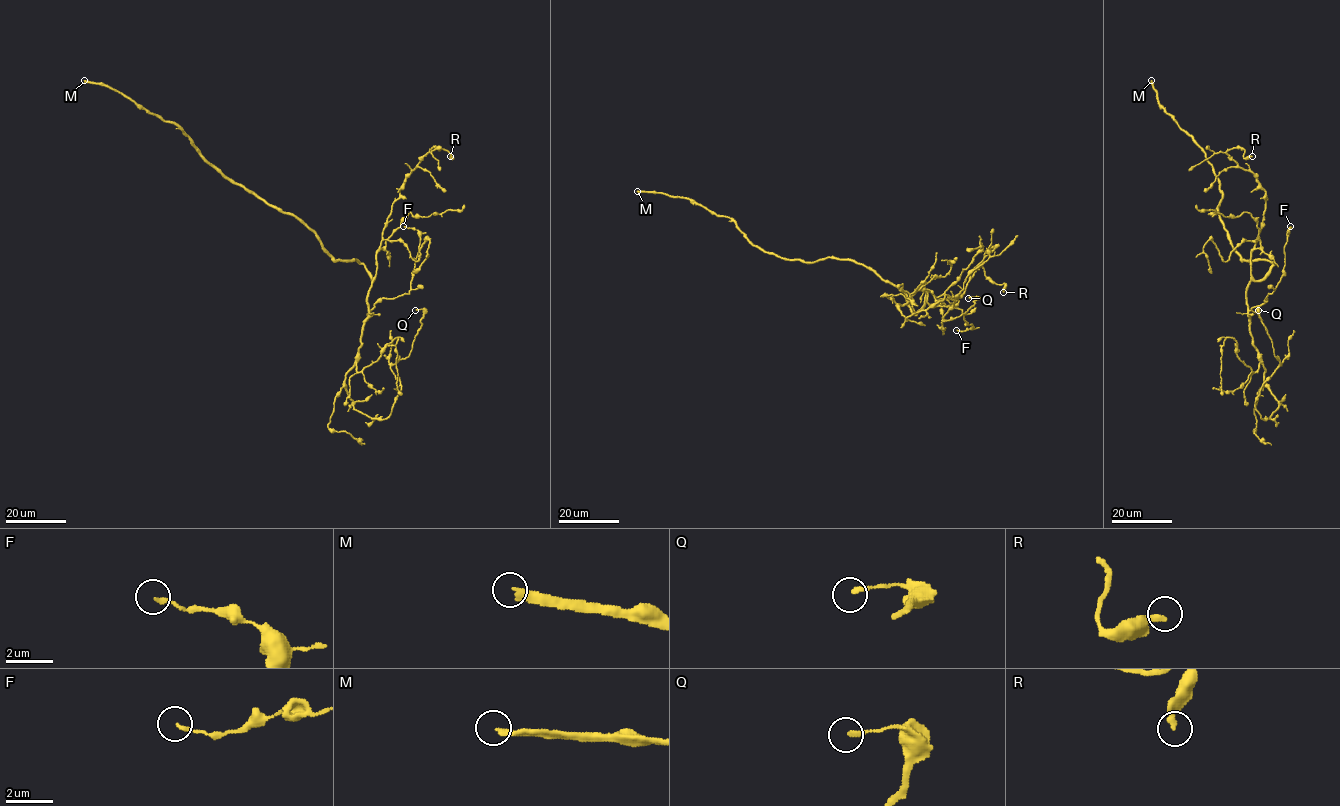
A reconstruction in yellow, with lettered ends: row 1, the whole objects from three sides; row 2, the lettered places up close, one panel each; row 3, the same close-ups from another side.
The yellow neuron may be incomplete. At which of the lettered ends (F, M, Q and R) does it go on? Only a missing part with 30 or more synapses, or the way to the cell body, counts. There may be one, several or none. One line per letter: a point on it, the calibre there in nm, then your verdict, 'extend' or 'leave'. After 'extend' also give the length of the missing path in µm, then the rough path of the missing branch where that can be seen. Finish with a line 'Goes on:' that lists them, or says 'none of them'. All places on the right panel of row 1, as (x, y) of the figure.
F: at (1290, 226); 140 nm thick; leave
M: at (1151, 80); 280 nm thick; extend; about 160 µm are missing; missing branch runs (1151, 80), (1176, 108), (1197, 165), (1211, 181), (1231, 189), (1242, 207), (1249, 207), (1265, 223), (1290, 287)
Q: at (1258, 310); 170 nm thick; leave
R: at (1252, 156); 300 nm thick; leave
Goes on: M

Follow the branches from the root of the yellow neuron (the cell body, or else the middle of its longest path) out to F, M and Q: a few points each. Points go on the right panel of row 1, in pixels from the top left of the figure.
F: (1270, 262), (1270, 270), (1248, 286), (1249, 310), (1260, 306), (1280, 280), (1290, 226)
M: (1270, 262), (1241, 260), (1232, 246), (1218, 211), (1222, 194), (1212, 165), (1204, 150), (1159, 105), (1151, 80)
Q: (1270, 262), (1246, 292), (1252, 345), (1278, 403), (1265, 419), (1256, 397), (1280, 361), (1258, 310)

